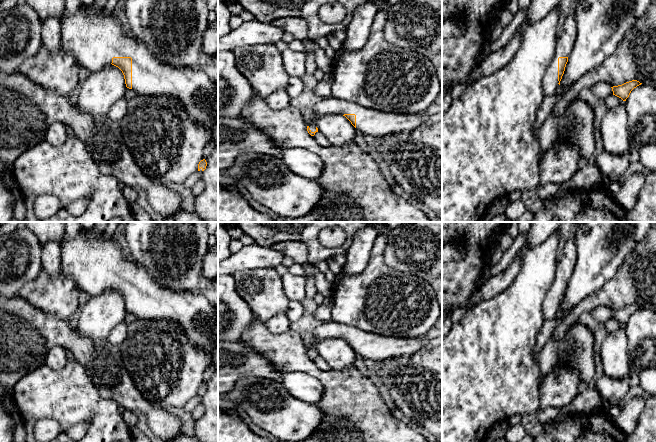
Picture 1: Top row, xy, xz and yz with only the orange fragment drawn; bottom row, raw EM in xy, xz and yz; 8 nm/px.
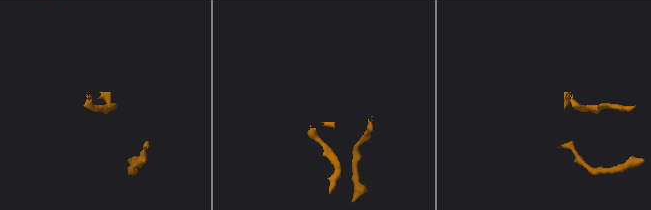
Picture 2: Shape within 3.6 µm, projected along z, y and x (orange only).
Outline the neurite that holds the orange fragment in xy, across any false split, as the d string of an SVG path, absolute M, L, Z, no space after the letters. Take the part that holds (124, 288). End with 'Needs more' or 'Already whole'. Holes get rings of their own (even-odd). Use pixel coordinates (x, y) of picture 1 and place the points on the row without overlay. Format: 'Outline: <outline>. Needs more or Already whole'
Outline: M92 227L89 229L81 228L74 239L66 240L65 237L62 239L60 243L61 270L70 276L81 291L89 297L100 295L110 288L118 291L124 299L126 311L132 313L136 319L166 320L177 324L194 347L211 353L210 364L218 368L218 310L216 307L199 293L178 292L163 288L141 265L129 259L124 246L120 246L112 239L102 240L100 236L87 239L86 234L91 229Z. Needs more

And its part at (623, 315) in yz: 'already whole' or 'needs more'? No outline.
already whole

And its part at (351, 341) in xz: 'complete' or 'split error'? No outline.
split error

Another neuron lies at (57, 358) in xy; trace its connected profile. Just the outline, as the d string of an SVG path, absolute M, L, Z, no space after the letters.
M57 346L52 348L48 353L45 365L52 370L61 370L65 367L67 361L66 349Z

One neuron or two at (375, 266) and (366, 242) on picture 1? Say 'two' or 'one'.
two

